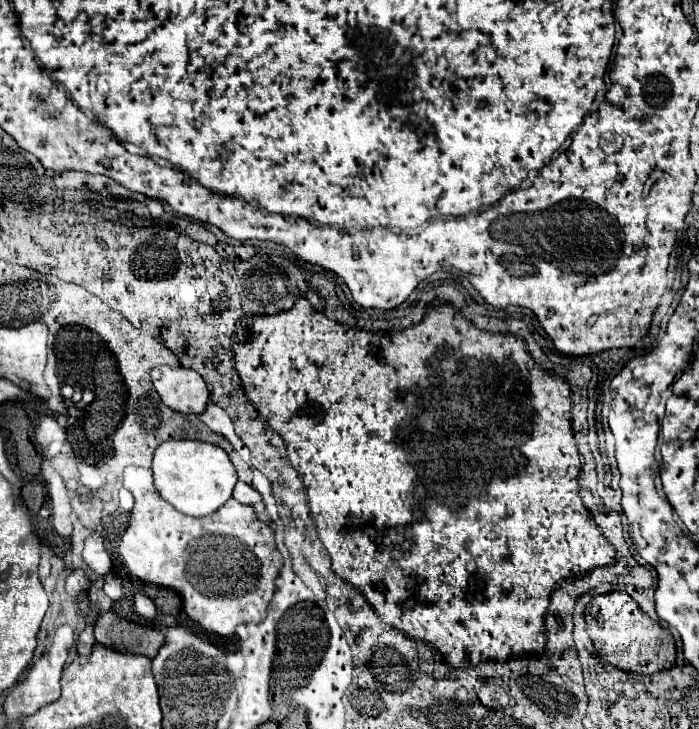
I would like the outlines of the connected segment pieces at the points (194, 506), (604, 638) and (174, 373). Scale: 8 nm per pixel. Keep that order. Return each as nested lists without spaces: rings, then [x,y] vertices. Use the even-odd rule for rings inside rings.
[[[169,440],[163,442],[153,456],[153,478],[161,498],[175,510],[189,516],[207,516],[219,510],[233,494],[237,472],[227,452],[215,444],[201,440]]]
[[[607,592],[593,596],[585,608],[585,628],[599,656],[623,672],[653,674],[675,664],[675,642],[669,630],[653,622],[627,592]]]
[[[159,366],[151,370],[151,382],[163,404],[183,414],[201,414],[209,400],[205,380],[189,368]]]

